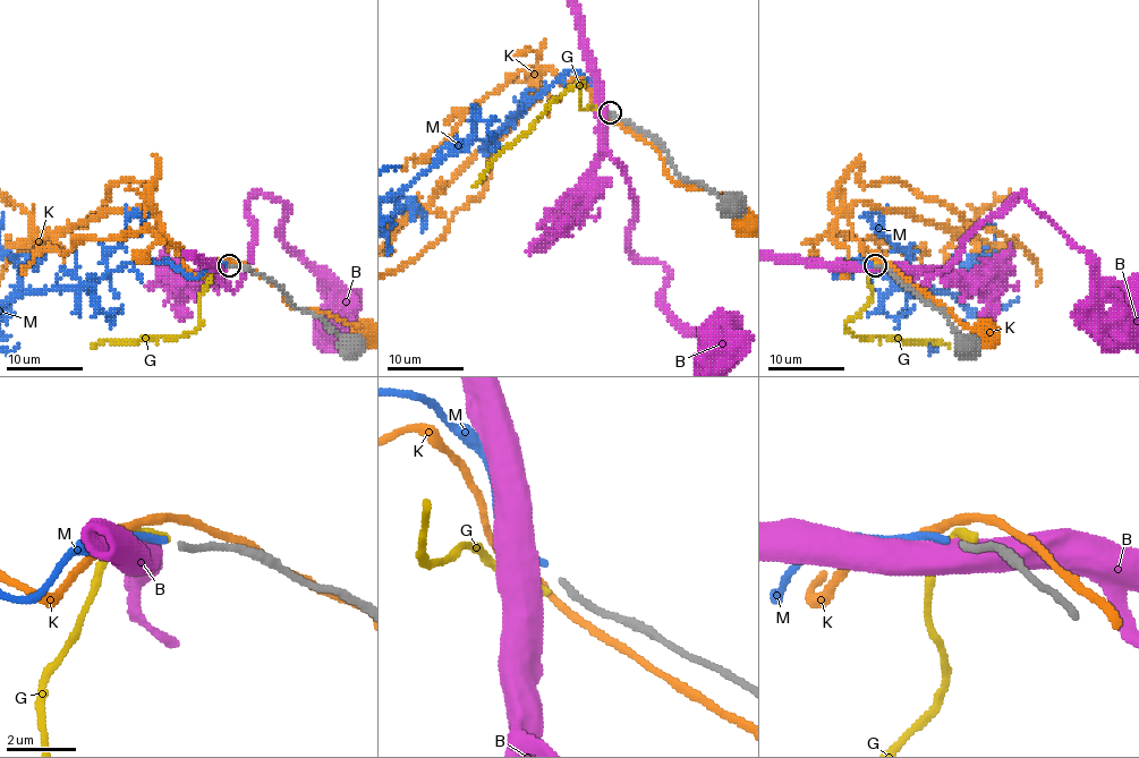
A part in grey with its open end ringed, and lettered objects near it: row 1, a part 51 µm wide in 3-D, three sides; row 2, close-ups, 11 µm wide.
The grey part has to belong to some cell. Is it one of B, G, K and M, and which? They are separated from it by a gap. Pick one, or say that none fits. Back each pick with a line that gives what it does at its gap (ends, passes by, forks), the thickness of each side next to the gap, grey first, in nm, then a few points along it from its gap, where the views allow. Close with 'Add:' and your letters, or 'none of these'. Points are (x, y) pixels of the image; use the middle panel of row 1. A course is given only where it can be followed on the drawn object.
M: it ends; calibres 190 and 190 nm
Add: M

